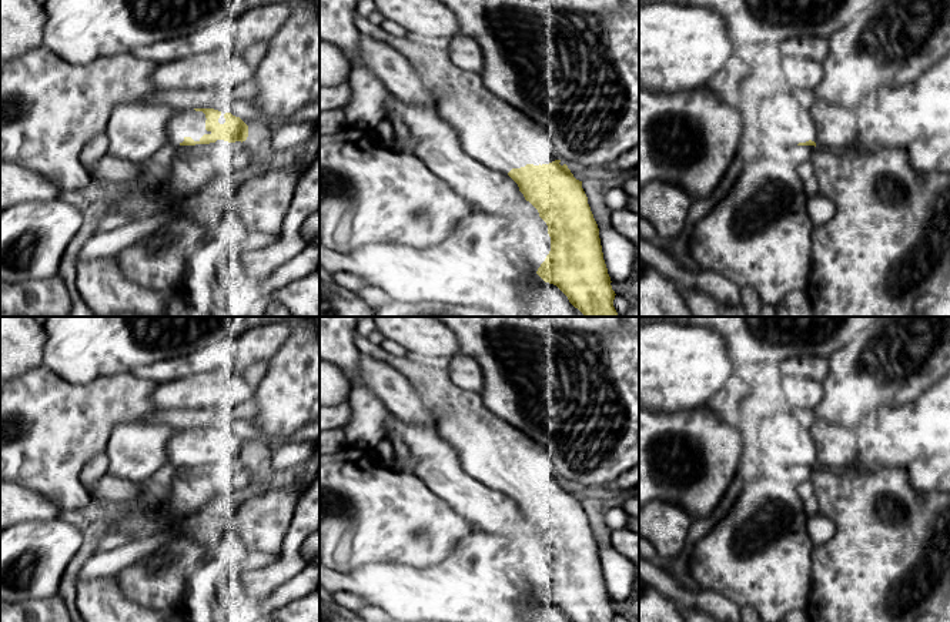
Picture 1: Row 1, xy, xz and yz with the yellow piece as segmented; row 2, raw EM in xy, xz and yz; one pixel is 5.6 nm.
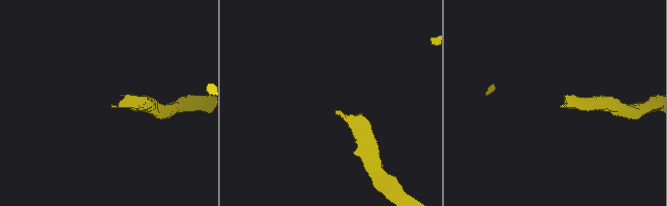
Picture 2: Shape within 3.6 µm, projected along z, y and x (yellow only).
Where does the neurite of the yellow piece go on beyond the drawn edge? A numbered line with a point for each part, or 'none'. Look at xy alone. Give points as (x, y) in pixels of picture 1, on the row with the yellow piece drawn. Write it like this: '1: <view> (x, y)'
1: xy (187, 123)

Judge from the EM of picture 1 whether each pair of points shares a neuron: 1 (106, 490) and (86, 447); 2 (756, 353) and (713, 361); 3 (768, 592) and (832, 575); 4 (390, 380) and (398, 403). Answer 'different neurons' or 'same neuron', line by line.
1: different neurons
2: different neurons
3: different neurons
4: same neuron

